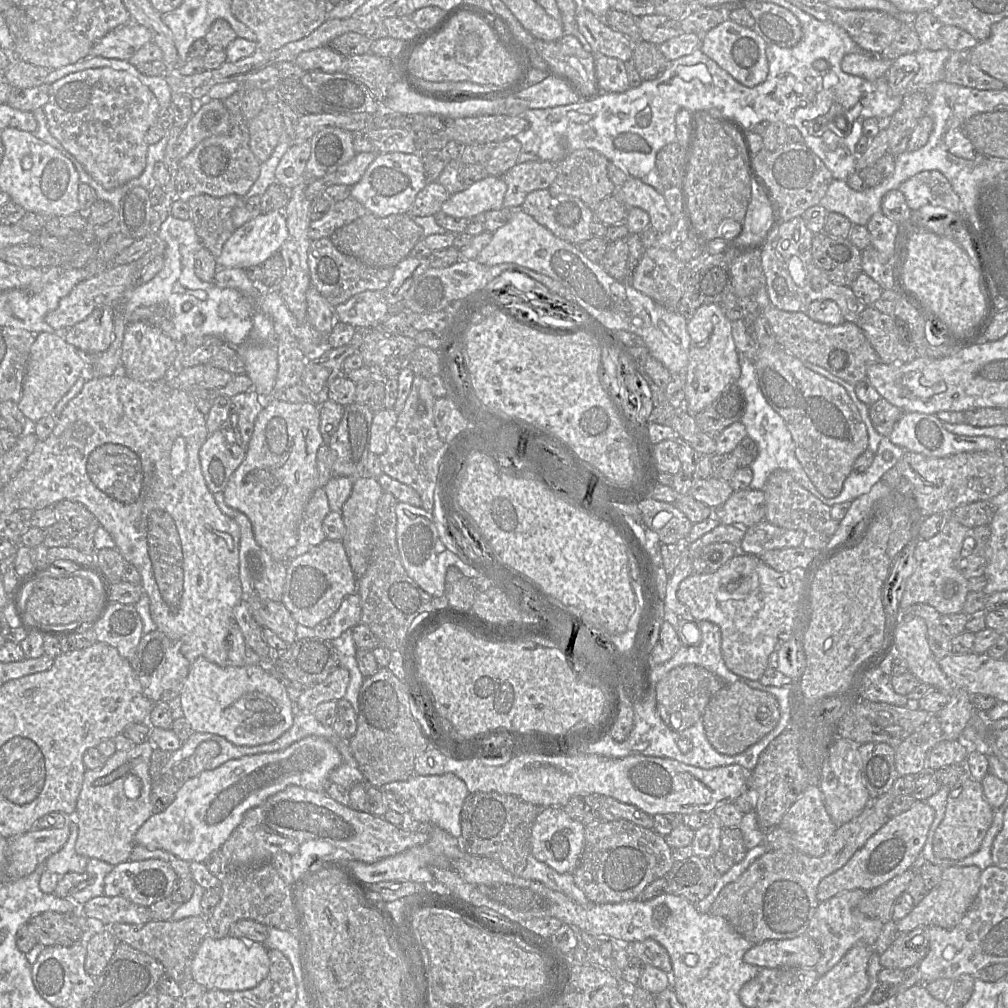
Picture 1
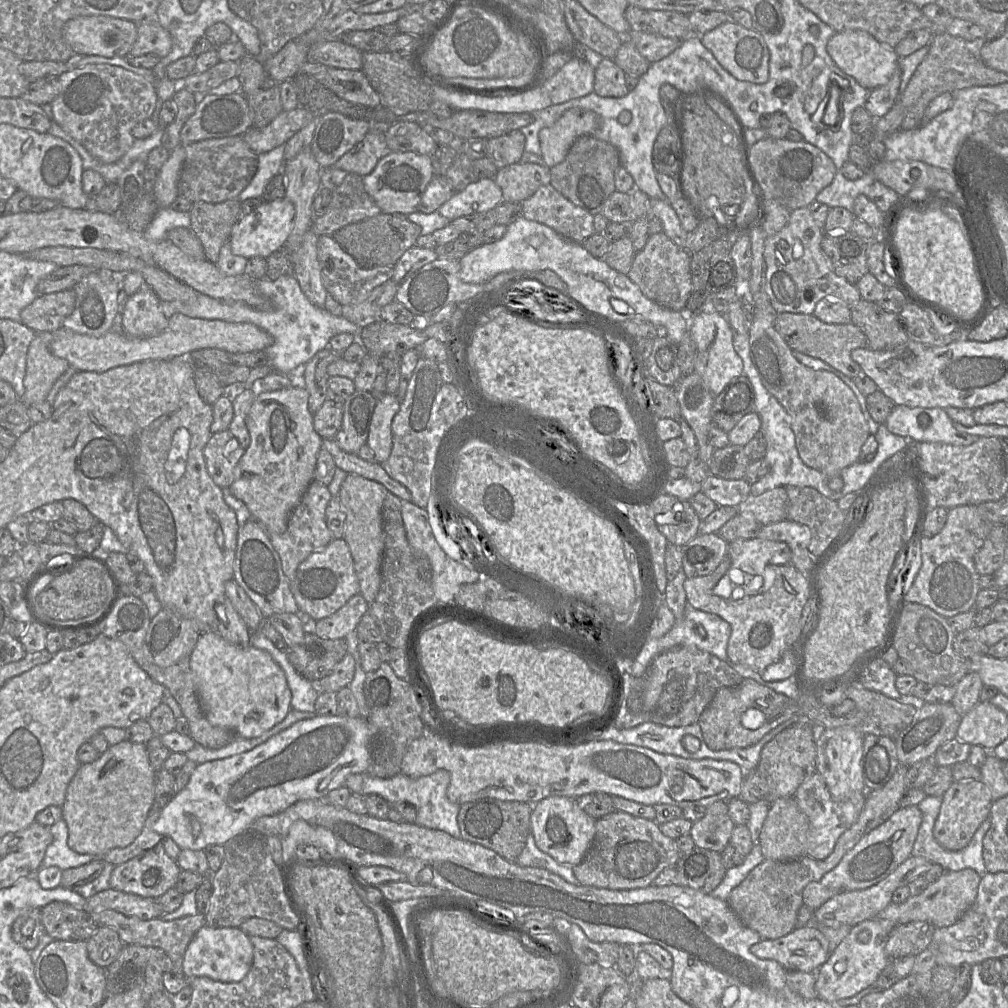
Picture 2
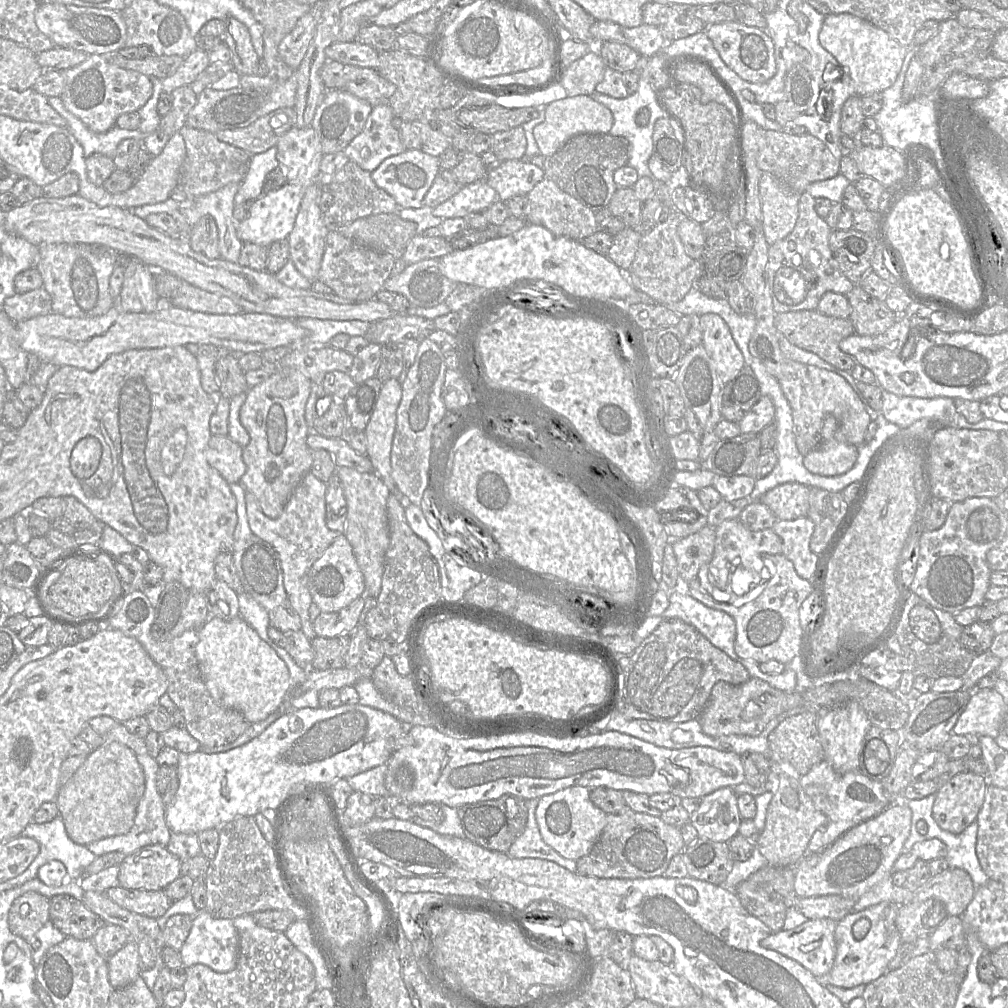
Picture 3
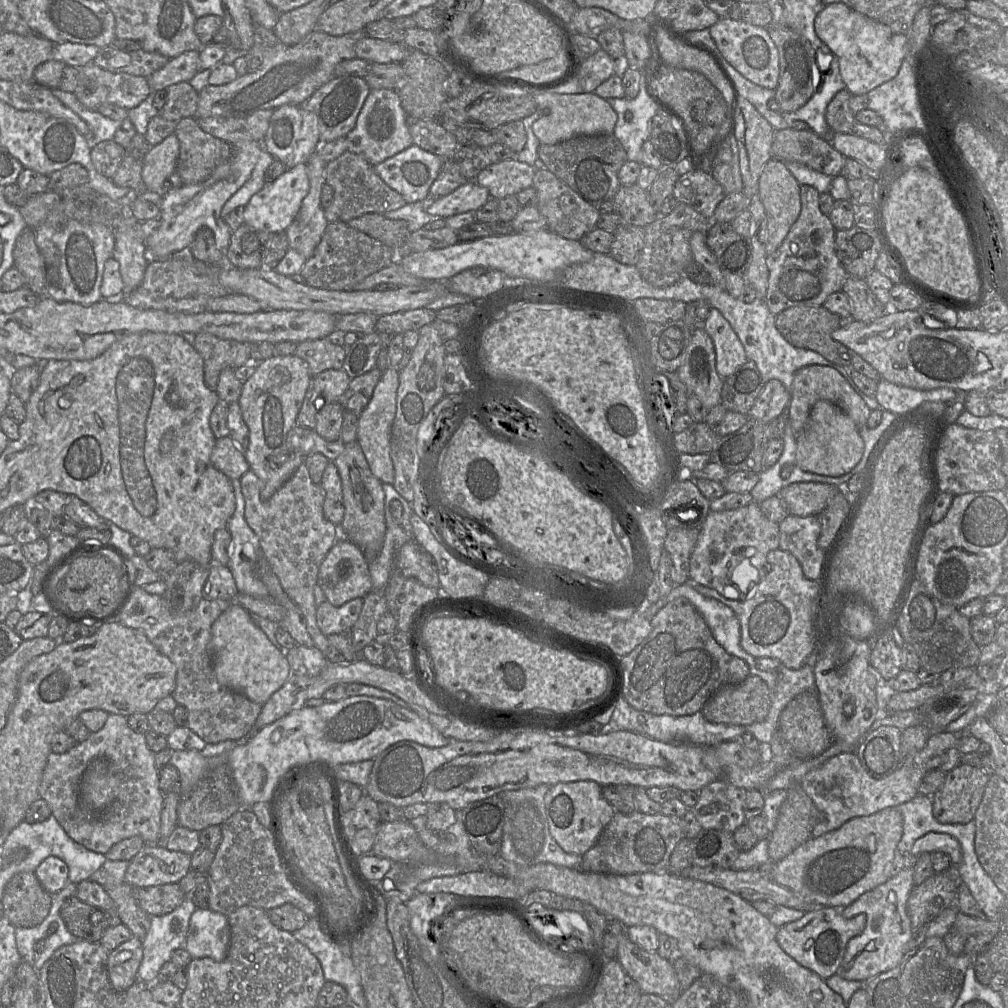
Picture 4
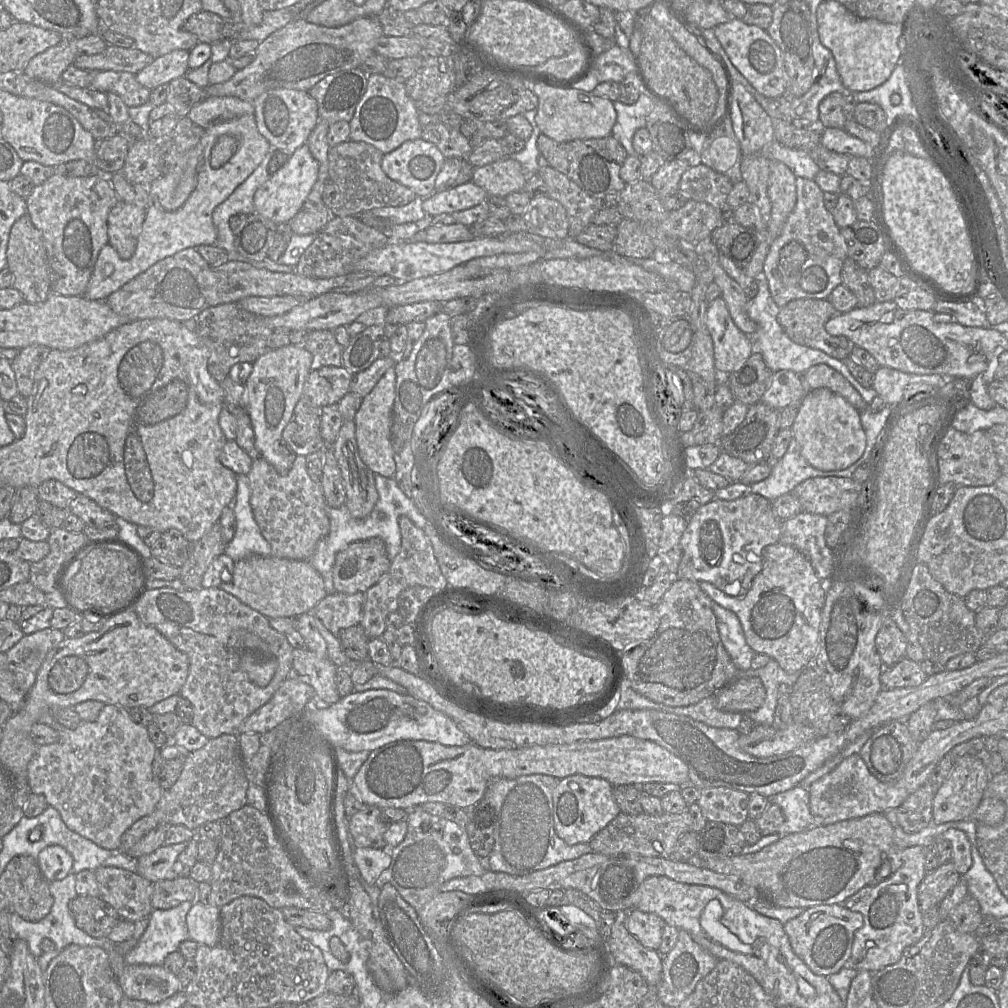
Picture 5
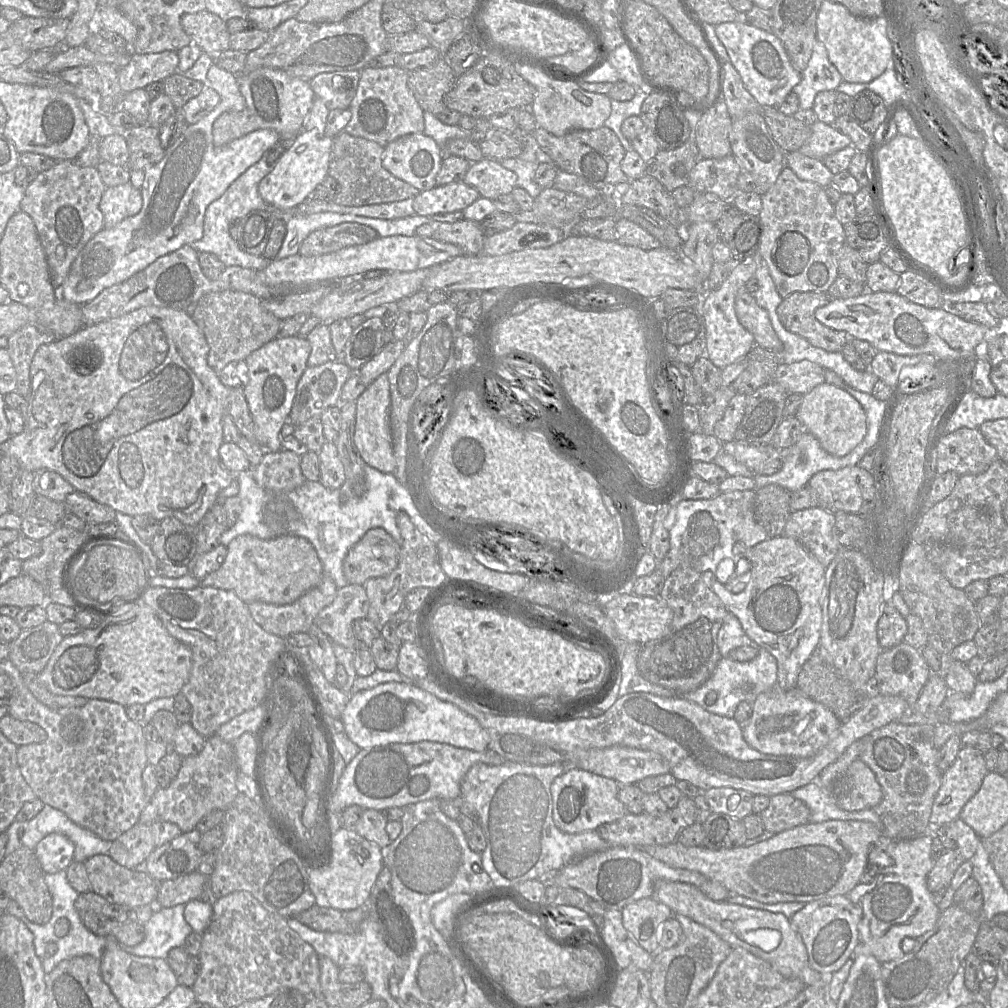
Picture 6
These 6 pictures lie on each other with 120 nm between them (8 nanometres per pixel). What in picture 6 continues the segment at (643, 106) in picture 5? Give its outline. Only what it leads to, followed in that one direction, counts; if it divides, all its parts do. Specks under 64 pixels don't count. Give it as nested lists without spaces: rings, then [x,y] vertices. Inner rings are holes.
[[[642,88],[637,89],[637,93],[631,100],[617,101],[611,99],[611,113],[604,125],[616,134],[625,151],[631,150],[632,145],[622,134],[621,125],[629,116],[640,116],[641,107],[646,97],[647,92]]]

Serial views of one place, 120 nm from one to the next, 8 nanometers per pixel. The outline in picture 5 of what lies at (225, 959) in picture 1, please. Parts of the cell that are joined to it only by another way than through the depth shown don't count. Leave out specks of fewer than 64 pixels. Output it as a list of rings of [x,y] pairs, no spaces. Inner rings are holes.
[[[194,902],[186,916],[189,939],[199,945],[216,946],[221,938],[220,908]]]

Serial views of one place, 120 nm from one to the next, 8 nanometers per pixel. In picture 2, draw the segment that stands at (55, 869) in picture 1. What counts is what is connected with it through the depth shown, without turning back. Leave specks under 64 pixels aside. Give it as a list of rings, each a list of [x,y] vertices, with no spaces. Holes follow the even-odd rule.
[[[62,819],[49,826],[53,840],[47,847],[39,869],[56,866],[62,871],[100,860],[101,855],[79,854],[68,846],[68,827]]]

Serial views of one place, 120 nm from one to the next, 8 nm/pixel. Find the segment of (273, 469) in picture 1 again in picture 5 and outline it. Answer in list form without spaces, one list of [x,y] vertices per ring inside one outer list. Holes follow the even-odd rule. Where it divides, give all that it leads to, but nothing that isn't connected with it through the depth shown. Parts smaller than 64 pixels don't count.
[[[289,344],[268,350],[252,365],[253,370],[244,383],[246,391],[246,412],[255,437],[255,447],[260,456],[277,472],[287,473],[296,458],[293,450],[282,437],[282,432],[293,419],[296,404],[303,395],[304,383],[311,371],[313,356],[303,345]]]

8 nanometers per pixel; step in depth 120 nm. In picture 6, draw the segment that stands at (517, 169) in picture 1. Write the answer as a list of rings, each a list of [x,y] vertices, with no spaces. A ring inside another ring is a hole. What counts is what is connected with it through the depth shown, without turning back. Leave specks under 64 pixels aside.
[[[485,157],[470,164],[462,181],[475,188],[481,197],[491,200],[517,187],[517,175],[513,171]]]

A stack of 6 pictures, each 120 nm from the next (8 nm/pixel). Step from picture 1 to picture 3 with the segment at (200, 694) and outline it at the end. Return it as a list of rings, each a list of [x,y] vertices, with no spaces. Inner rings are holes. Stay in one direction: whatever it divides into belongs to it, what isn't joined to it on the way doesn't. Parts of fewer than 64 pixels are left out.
[[[241,616],[230,620],[210,617],[199,630],[196,658],[212,698],[239,711],[251,724],[277,711],[291,694],[287,665]]]

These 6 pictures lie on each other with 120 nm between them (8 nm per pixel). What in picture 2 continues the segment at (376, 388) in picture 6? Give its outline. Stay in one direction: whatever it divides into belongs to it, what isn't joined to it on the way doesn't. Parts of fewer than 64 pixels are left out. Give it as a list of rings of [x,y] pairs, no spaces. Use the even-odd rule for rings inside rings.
[[[386,393],[377,400],[367,438],[367,445],[374,452],[375,462],[385,462],[392,451],[392,421],[400,408],[396,395]]]

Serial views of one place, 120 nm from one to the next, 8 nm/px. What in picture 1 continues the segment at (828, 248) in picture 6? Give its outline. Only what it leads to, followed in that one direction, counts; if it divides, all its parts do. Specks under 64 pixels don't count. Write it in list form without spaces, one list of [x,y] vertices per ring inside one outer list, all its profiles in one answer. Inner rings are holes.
[[[801,216],[782,221],[777,232],[760,252],[770,304],[779,310],[806,313],[813,301],[832,300],[839,306],[845,322],[856,323],[867,306],[855,296],[851,287],[831,282],[814,264],[811,254],[814,235]]]

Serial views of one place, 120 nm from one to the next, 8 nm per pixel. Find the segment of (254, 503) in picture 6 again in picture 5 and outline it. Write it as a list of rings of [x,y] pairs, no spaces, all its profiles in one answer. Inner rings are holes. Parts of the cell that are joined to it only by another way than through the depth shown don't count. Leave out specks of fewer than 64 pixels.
[[[236,475],[236,483],[236,496],[231,504],[236,517],[236,532],[225,546],[225,554],[234,562],[253,555],[270,556],[271,546],[262,535],[251,508],[248,476]]]

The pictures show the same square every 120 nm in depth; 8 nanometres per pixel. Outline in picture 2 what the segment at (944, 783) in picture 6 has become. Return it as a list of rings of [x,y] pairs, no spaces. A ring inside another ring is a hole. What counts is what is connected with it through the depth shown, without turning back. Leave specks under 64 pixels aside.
[[[982,780],[954,781],[942,795],[939,815],[934,824],[934,837],[945,849],[958,851],[971,841],[976,830],[989,818],[993,800]]]

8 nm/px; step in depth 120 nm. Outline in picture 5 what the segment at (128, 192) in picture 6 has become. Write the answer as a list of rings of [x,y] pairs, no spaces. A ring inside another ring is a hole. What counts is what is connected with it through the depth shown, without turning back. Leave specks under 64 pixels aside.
[[[118,201],[110,210],[107,220],[109,244],[122,259],[130,259],[145,220],[146,209]]]

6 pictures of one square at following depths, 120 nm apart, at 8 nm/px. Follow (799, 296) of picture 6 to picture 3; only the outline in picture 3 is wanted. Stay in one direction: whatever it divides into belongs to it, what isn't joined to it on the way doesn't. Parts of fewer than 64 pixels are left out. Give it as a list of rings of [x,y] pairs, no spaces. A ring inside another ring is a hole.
[[[800,310],[776,314],[774,323],[776,329],[789,342],[799,348],[815,353],[836,368],[851,372],[857,364],[853,356],[844,353],[839,347],[841,340],[855,333],[855,328],[849,318],[830,317],[817,310]]]

